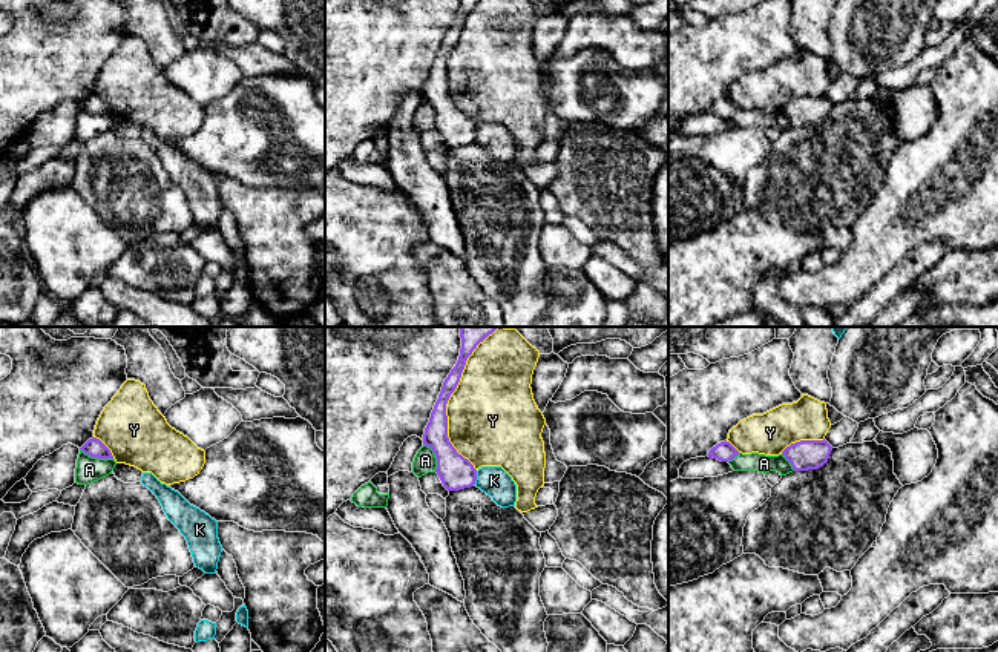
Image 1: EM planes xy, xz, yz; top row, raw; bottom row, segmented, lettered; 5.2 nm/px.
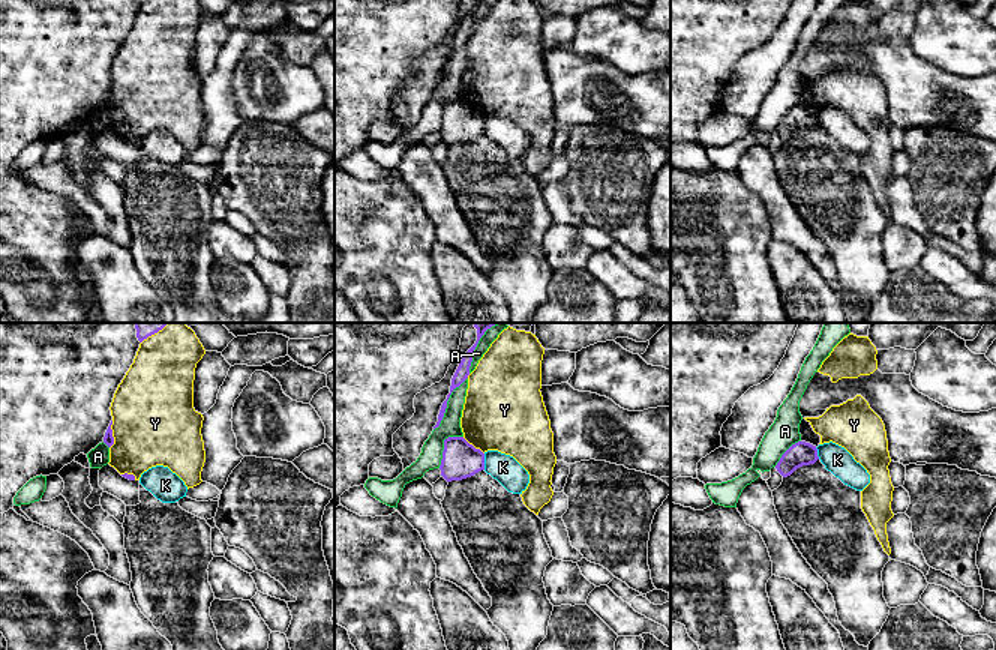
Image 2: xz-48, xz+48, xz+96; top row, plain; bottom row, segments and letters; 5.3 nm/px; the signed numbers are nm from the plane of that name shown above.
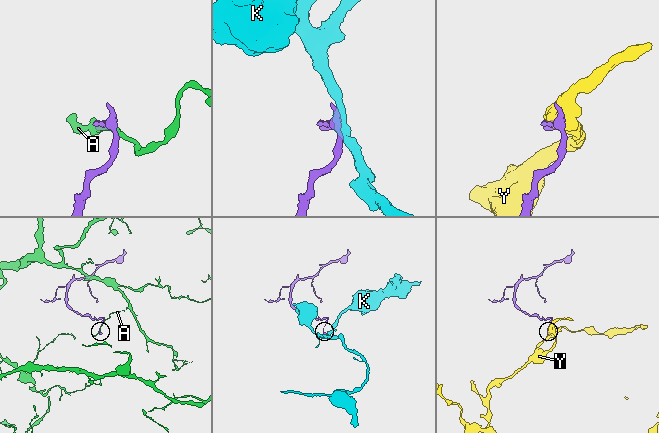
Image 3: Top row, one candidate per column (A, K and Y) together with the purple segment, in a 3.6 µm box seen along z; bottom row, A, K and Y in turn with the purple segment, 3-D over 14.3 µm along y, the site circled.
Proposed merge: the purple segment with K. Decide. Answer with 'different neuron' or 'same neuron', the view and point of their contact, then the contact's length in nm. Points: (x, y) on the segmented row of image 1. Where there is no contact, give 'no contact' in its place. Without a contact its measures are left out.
different neuron | xz (476, 477) | 70 nm

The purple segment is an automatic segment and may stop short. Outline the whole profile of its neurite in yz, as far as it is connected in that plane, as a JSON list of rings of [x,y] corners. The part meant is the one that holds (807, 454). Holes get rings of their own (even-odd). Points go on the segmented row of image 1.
[[[800,440],[791,443],[782,451],[782,456],[791,463],[794,471],[808,471],[823,466],[832,446],[823,440]]]

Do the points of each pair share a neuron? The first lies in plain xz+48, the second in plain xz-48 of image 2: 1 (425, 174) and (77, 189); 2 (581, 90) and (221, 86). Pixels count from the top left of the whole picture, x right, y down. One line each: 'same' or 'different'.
1: different
2: different

